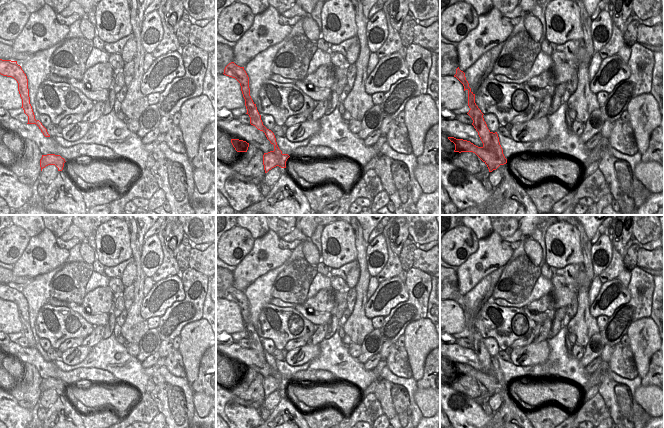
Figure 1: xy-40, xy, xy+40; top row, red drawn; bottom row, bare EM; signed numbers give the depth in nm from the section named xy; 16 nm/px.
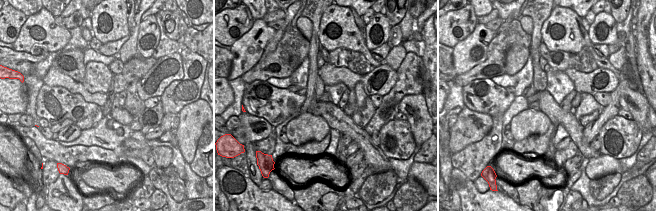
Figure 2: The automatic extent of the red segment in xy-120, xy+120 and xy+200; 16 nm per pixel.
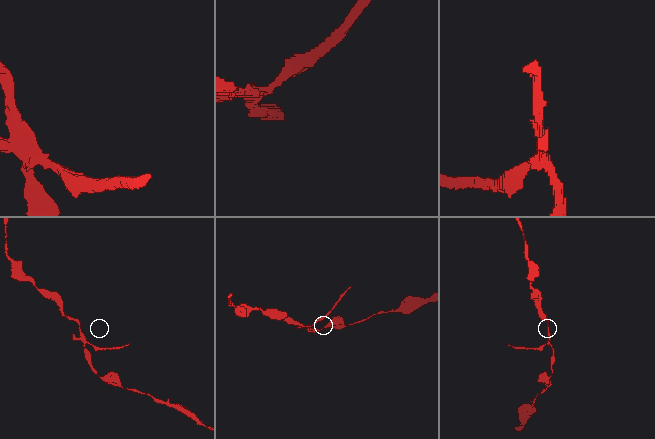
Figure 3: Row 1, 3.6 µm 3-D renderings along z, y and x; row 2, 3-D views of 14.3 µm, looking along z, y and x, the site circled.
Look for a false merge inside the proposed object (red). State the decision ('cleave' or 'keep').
cleave

